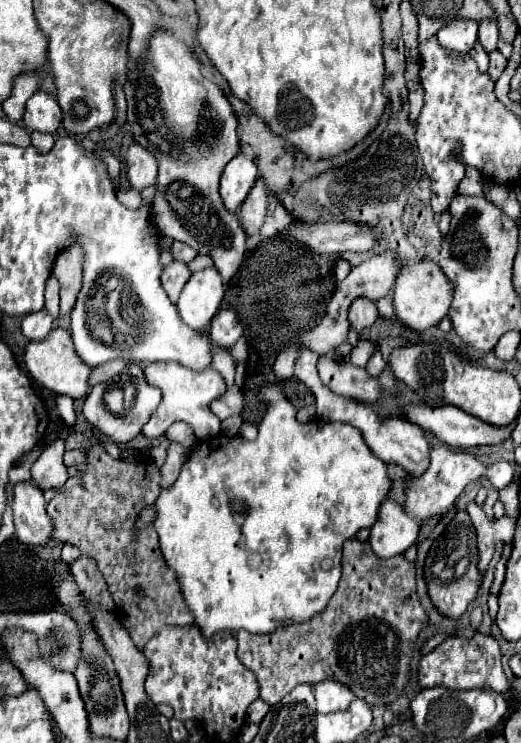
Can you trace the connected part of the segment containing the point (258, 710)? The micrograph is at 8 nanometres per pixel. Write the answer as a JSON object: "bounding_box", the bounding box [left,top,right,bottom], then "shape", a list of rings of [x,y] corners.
{"bounding_box":[247,699,269,723],"shape":[[[255,699],[255,703],[247,709],[247,721],[249,723],[261,723],[261,719],[265,717],[267,711],[269,711],[269,705],[261,699]]]}

